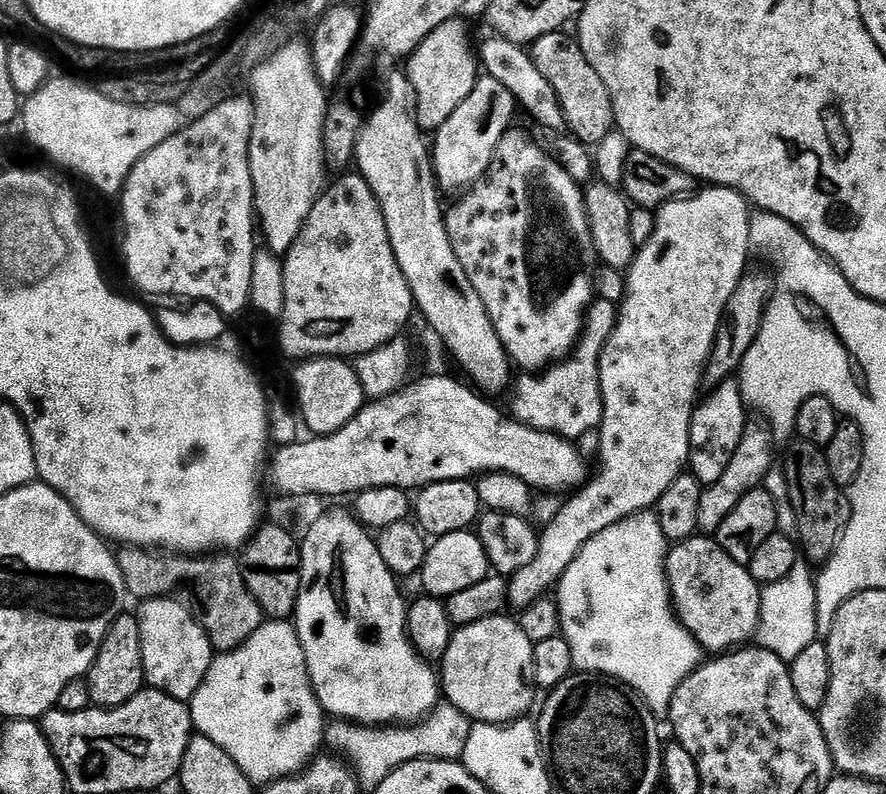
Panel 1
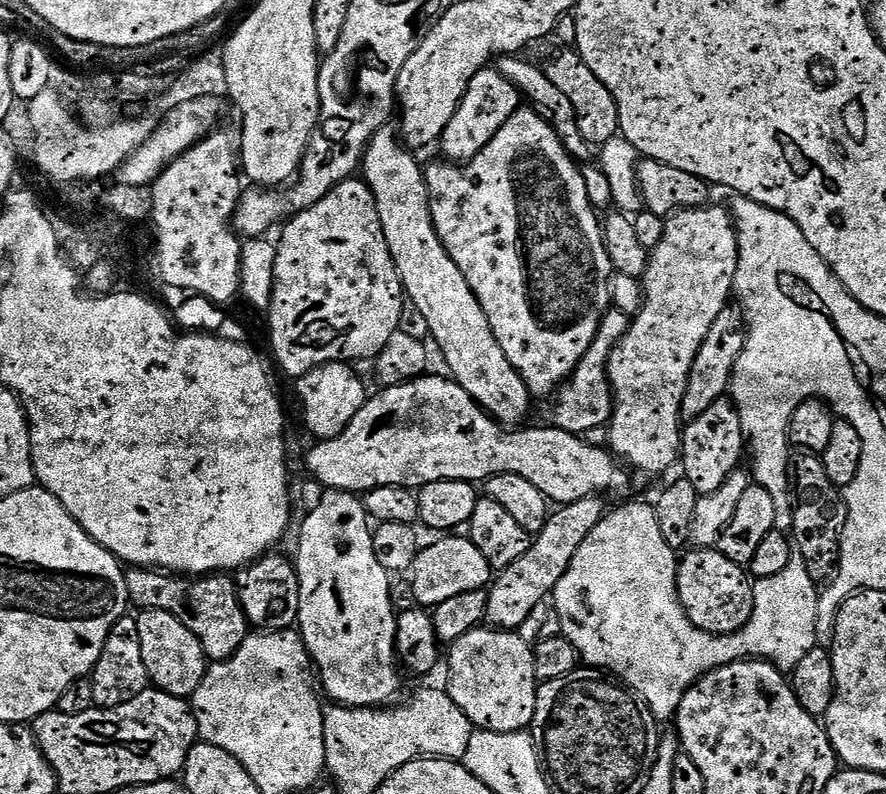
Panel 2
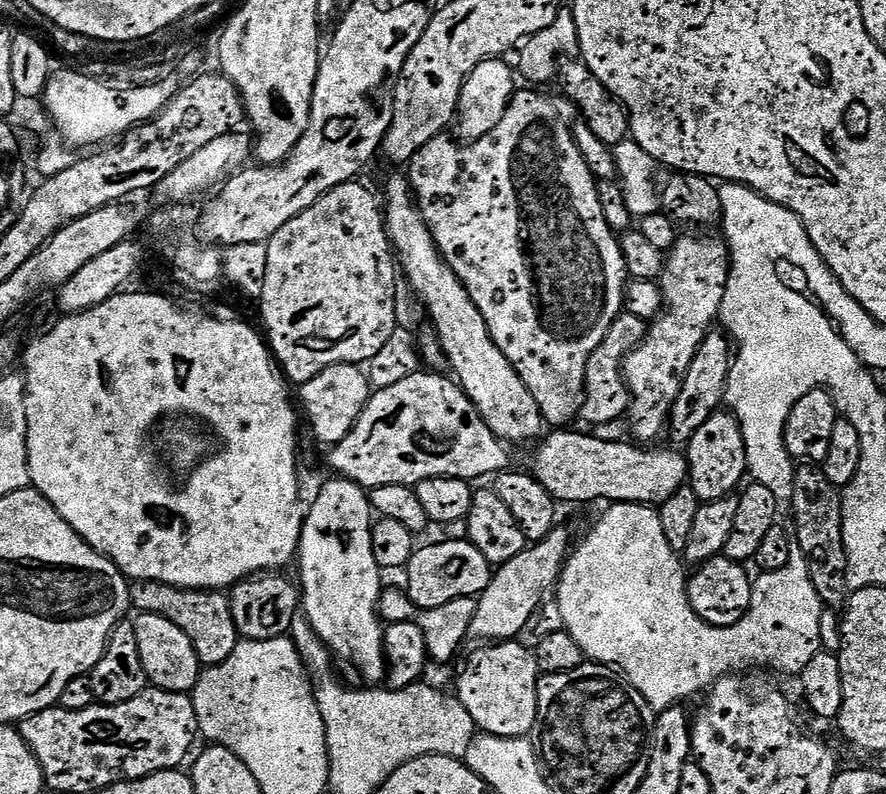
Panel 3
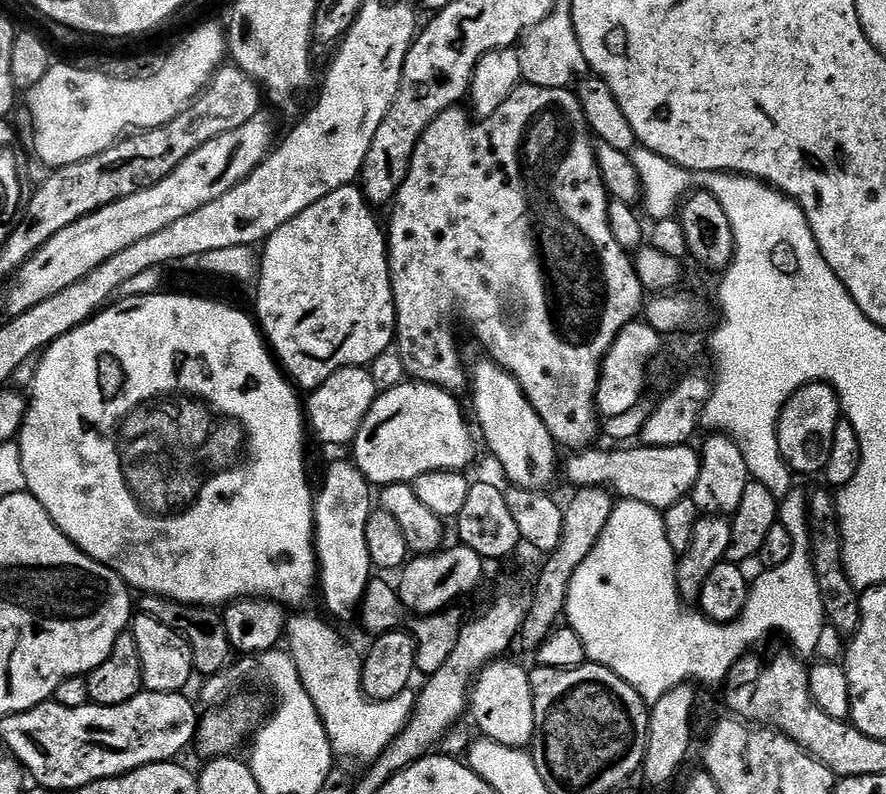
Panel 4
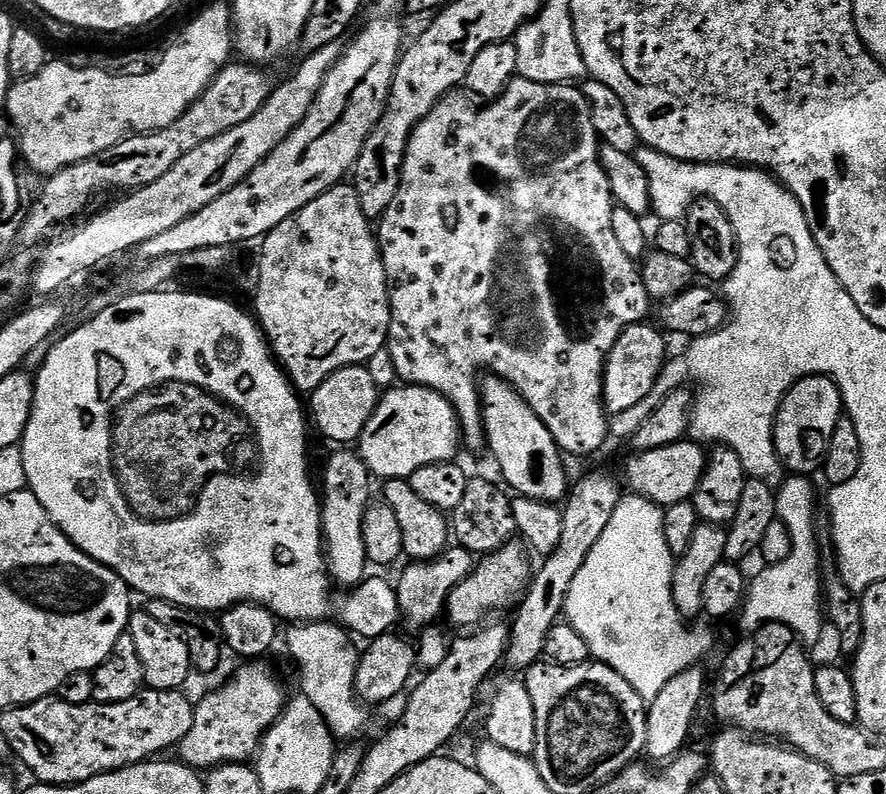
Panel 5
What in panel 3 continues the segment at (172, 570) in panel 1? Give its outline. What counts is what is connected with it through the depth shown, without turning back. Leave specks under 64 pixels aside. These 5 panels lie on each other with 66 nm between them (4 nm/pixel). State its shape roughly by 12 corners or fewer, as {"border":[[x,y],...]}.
{"border":[[131,585],[137,613],[190,638],[201,665],[241,641],[223,591]]}

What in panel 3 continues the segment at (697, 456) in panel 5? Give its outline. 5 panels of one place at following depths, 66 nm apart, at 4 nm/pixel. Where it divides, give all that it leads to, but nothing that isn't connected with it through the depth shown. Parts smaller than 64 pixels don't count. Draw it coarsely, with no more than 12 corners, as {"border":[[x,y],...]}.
{"border":[[549,431],[531,475],[552,499],[659,506],[688,457]]}

